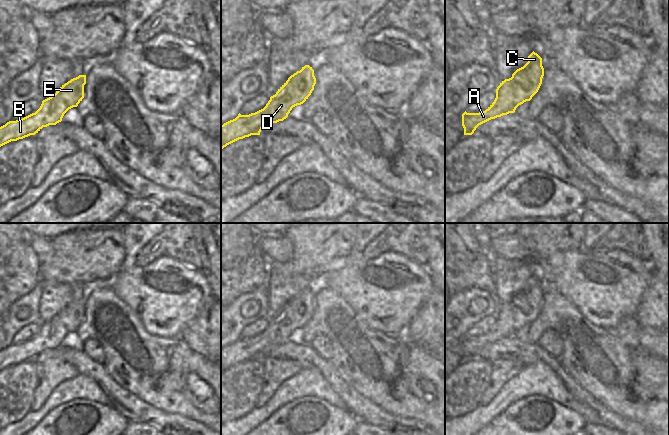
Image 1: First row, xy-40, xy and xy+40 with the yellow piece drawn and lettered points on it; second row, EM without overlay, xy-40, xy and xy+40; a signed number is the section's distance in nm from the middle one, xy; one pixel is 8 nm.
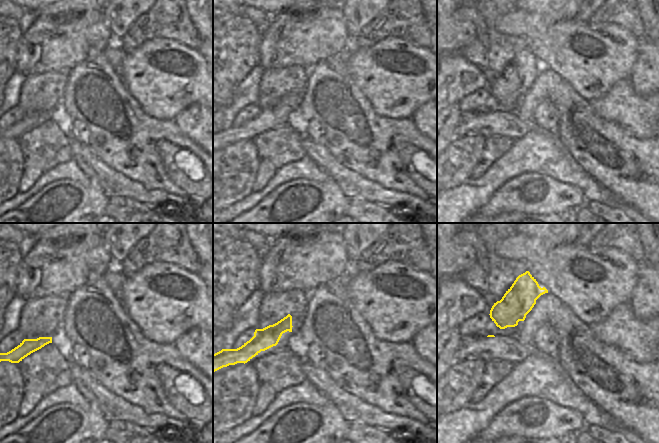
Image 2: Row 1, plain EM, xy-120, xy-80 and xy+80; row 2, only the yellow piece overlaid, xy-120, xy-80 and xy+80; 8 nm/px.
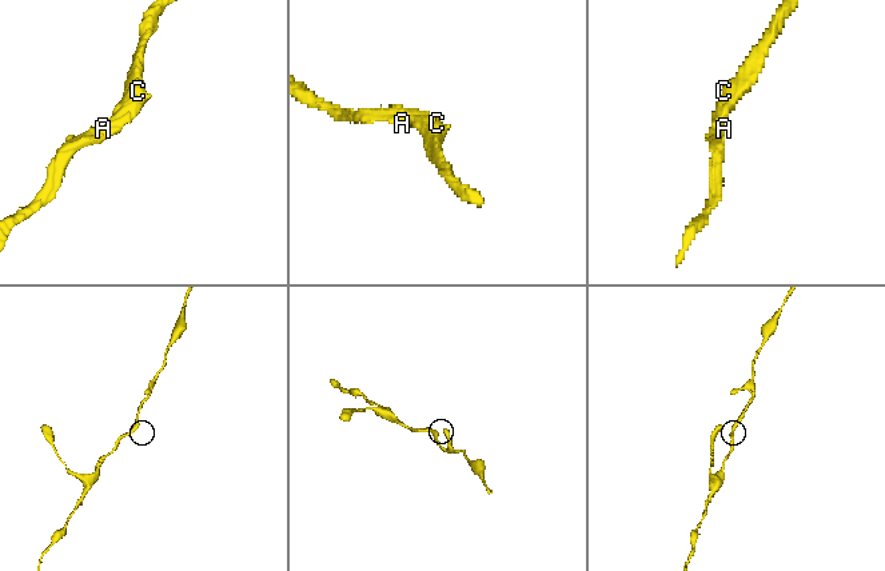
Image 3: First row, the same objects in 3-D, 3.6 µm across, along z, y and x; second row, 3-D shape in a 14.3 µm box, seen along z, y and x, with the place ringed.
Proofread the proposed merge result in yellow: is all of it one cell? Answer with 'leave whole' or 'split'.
leave whole

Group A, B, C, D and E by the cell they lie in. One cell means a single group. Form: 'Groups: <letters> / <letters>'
Groups: A B C D E

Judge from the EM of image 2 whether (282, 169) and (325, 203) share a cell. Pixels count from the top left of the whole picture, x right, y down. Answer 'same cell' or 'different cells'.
different cells

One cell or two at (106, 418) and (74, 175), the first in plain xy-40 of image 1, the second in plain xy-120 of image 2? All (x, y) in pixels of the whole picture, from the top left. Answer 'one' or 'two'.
two

